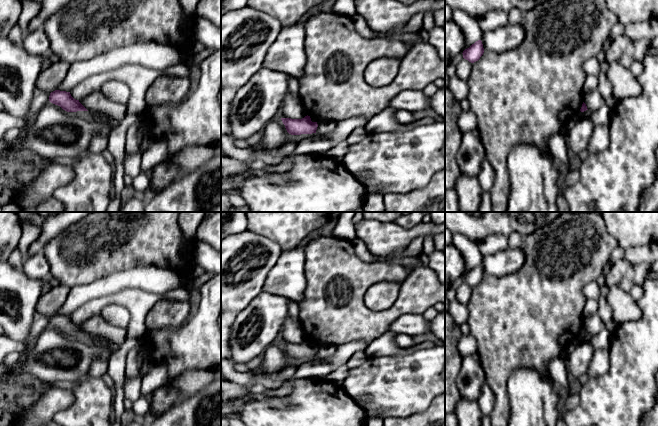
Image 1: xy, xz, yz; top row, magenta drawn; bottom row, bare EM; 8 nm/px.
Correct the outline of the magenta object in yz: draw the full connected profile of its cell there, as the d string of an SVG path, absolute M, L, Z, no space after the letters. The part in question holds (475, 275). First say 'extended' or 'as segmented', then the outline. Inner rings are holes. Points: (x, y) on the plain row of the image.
as segmented | M481 264L476 265L469 272L463 275L463 282L471 287L474 287L480 283L484 277L484 272Z

